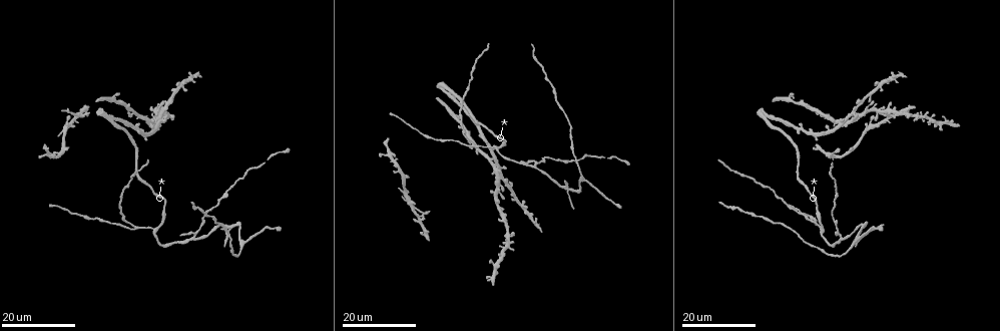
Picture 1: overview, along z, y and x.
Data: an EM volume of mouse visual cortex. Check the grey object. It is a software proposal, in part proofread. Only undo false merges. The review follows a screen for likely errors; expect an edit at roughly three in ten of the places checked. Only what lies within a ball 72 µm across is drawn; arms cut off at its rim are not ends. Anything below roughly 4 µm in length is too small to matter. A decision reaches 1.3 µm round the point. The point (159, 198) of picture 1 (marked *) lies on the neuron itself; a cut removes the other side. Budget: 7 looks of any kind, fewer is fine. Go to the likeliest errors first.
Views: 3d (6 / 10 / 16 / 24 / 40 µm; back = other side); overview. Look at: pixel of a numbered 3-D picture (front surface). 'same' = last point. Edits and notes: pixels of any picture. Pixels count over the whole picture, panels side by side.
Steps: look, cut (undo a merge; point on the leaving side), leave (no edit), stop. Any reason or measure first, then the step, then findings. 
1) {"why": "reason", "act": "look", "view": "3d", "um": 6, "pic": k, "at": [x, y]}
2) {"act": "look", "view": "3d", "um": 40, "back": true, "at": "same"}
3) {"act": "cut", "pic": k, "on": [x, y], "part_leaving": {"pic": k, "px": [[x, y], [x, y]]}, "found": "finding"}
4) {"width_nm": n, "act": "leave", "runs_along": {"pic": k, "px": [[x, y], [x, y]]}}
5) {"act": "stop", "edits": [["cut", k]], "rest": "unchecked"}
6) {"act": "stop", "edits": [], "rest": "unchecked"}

{"why": "sharp bend", "act": "look", "view": "3d", "um": 16, "pic": 1, "at": [238, 222]}

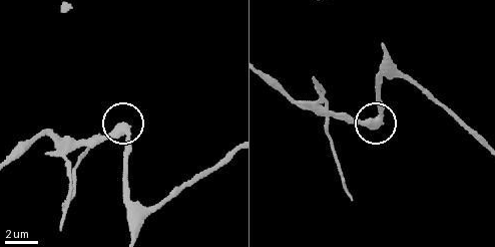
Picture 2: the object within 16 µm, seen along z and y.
{"act": "look", "view": "3d", "um": 10, "pic": 2, "at": [127, 136]}

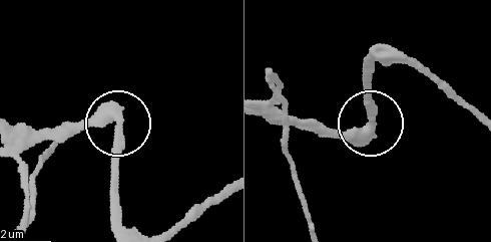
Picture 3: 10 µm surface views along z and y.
{"arms": 3, "act": "leave", "runs_along": {"pic": 3, "px": [[9, 126], [117, 124], [119, 177]]}, "found": "all the same neuron"}

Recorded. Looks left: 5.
{"act": "look", "view": "3d", "um": 24, "pic": 1, "at": [475, 145]}

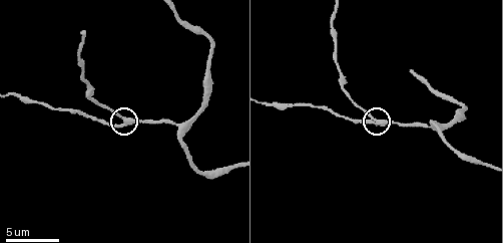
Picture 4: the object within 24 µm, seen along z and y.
{"why": "zoom in", "act": "look", "view": "3d", "um": 10, "pic": 4, "at": [125, 120]}

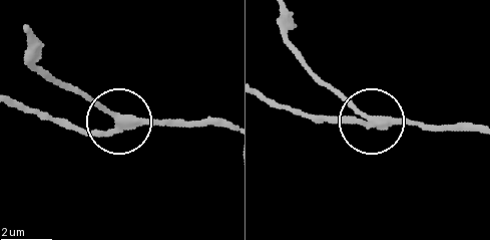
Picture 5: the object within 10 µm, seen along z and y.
{"why": "closer look", "act": "look", "view": "3d", "um": 6, "pic": 5, "at": [369, 121]}

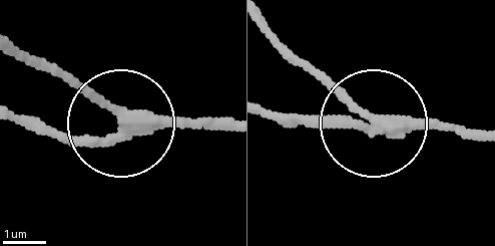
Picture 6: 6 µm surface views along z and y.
{"arms": 3, "act": "leave", "found": "all the same neuron"}

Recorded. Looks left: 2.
{"why": "three-way junction", "act": "look", "view": "3d", "um": 6, "pic": 4, "at": [432, 129]}

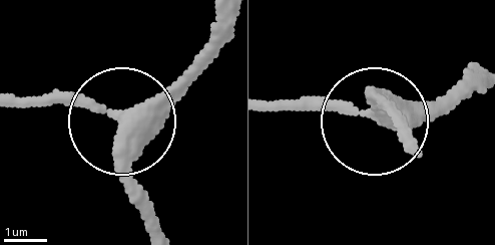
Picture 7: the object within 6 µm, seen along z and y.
{"arms": 3, "act": "leave", "runs_along": {"pic": 7, "px": [[219, 21], [133, 107], [15, 96]]}, "found": "continuous, no second neuron"}

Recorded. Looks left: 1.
{"act": "stop", "edits": [], "rest": "unchecked"}

